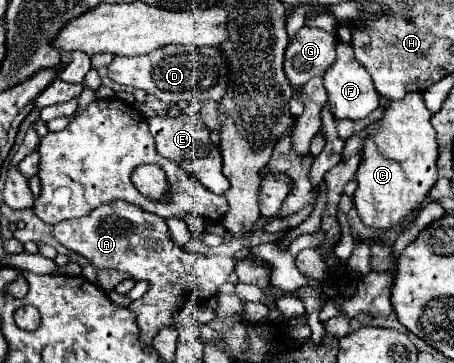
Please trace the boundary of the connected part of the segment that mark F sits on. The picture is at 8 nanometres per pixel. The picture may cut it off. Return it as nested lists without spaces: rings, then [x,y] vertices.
[[[338,40],[338,44],[336,44],[336,60],[324,72],[322,80],[324,80],[326,94],[328,94],[328,106],[330,106],[330,112],[334,114],[334,118],[350,118],[352,122],[356,122],[356,120],[368,118],[380,106],[380,94],[376,92],[370,74],[356,60],[352,46],[344,44],[342,40]]]

